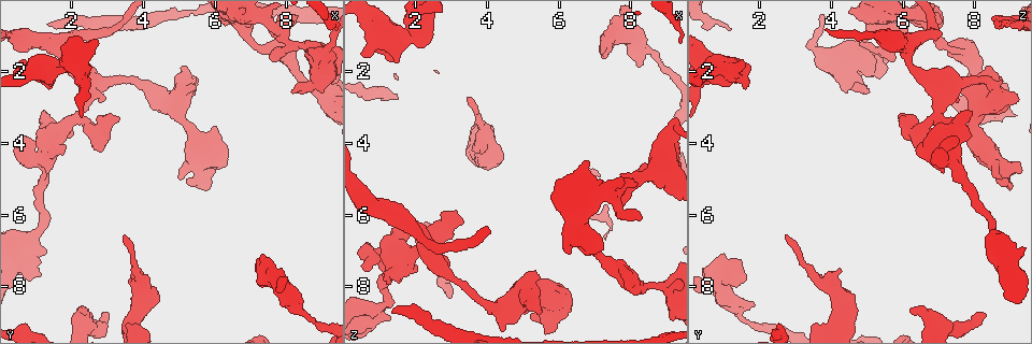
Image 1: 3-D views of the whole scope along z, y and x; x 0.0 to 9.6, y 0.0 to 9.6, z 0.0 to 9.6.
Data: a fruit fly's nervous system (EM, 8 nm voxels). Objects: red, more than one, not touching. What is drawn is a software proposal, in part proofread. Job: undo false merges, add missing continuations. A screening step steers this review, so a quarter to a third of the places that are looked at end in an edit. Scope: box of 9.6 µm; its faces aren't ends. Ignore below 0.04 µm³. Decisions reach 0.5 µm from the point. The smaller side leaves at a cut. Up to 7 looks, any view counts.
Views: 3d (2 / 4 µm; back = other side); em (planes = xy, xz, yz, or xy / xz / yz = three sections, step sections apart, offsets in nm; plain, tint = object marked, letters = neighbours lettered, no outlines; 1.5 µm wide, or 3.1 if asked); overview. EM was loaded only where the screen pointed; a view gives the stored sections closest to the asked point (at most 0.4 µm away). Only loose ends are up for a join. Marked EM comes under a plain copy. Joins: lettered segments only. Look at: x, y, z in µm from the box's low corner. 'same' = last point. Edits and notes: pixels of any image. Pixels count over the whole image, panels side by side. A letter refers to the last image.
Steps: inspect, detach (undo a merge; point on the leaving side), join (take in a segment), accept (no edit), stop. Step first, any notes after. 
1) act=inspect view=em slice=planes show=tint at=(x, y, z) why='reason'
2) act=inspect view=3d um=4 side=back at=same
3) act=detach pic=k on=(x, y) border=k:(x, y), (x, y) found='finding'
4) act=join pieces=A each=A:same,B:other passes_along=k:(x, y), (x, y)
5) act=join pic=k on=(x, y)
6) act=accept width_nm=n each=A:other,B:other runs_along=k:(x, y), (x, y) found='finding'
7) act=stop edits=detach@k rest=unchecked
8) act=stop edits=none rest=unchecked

act=inspect view=3d um=4 side=back at=(7.25, 7.85, 1.55) why='an open end'

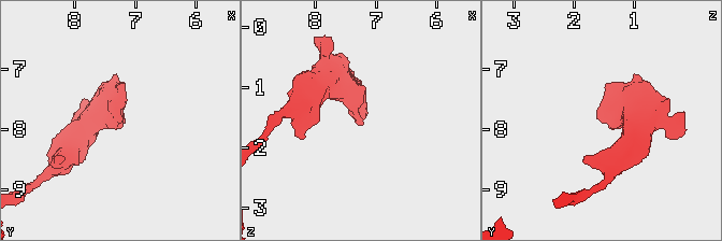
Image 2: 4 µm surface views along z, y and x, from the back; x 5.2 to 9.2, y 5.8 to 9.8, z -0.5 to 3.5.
act=inspect view=em slice=yz step=4 show=letters at=(7.20, 7.75, 1.65) why='need the tissue'

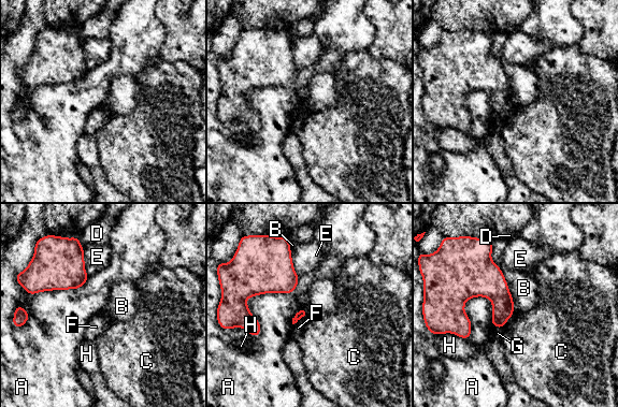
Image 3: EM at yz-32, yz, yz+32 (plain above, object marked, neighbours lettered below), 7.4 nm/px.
act=inspect view=em slice=planes show=letters at=same

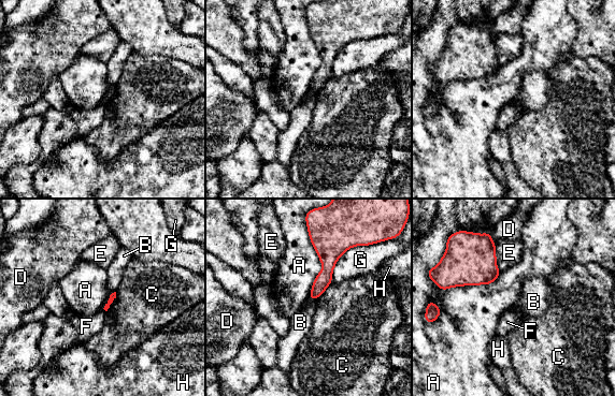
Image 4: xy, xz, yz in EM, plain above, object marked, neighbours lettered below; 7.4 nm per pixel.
act=accept longest_contact=A:550nm each=A:other,B:other,C:other,D:other,E:other,F:other,G:other,H:other border=4:(306, 228), (322, 265), (311, 299) found='no lettered segment goes on from it'

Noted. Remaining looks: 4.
act=inspect view=em slice=yz step=8 show=tint at=(2.90, 8.80, 8.30) why='free end'

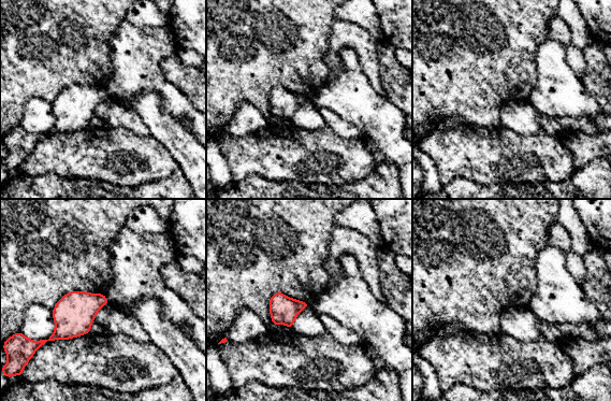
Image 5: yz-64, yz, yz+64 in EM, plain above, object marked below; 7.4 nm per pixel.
act=inspect view=em slice=planes show=letters at=same

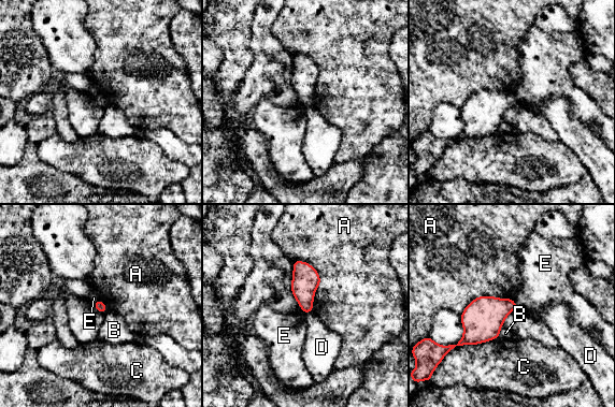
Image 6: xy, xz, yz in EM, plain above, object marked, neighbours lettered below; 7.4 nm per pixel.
act=accept each=A:other,B:other,C:other,D:other,E:other border=6:(513, 299), (518, 307) found='none of them fits'

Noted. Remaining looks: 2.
act=inspect view=em slice=xy step=4 show=letters at=(7.65, 1.70, 5.70) why='an open end'

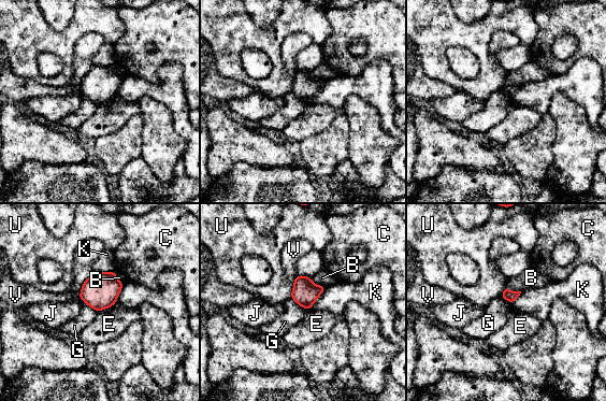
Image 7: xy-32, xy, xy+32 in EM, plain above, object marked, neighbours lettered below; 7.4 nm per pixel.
act=inspect view=em slice=planes show=letters at=same

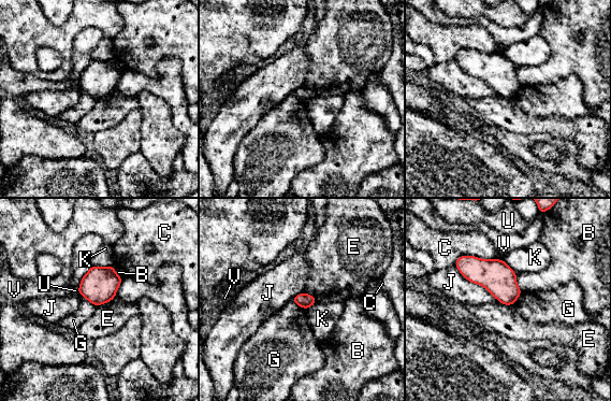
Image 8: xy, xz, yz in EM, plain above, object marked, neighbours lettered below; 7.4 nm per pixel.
act=accept width_nm=110 each=B:other,C:other,E:other,G:other,J:other,K:other,U:other,V:other border=8:(296, 304), (305, 310) found='no lettered segment goes on from it'

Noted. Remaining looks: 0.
act=stop edits=none rest=unchecked

